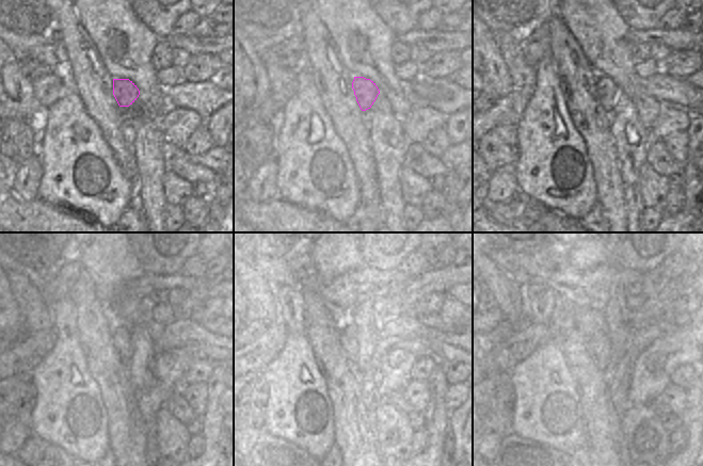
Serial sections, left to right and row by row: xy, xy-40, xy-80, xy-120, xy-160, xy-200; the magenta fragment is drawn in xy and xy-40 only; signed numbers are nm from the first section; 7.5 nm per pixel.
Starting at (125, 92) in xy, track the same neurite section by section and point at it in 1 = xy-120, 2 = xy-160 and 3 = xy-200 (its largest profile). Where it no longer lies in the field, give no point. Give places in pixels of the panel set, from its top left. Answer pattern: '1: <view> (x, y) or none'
1: xy-120 (124, 326)
2: xy-160 (360, 342)
3: xy-200 (598, 348)

